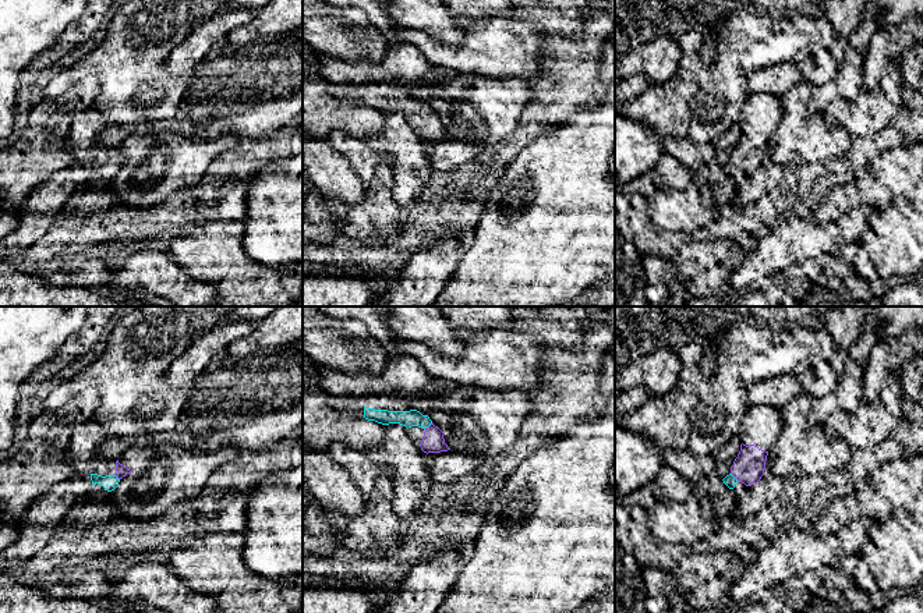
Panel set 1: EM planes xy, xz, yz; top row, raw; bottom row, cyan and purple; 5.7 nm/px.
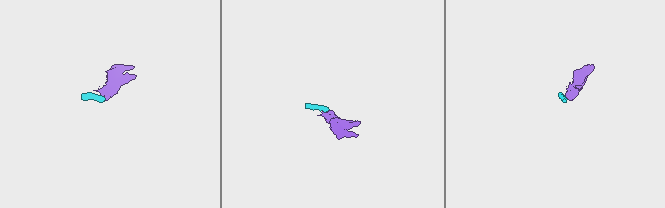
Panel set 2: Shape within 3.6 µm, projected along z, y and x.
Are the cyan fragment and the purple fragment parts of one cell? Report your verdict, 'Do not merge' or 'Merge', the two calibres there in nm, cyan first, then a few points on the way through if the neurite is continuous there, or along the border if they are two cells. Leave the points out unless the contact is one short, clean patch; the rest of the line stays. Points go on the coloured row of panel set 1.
Merge. Thickness 100 nm (cyan) against 130 nm

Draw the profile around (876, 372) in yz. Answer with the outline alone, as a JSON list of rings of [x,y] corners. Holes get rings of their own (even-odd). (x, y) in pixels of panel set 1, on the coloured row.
[[[884,343],[873,346],[869,361],[863,368],[862,400],[877,403],[888,380],[890,372],[901,373],[903,354]]]

